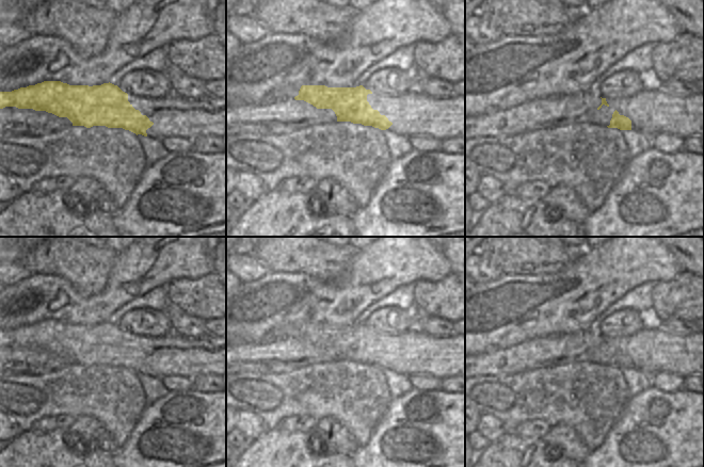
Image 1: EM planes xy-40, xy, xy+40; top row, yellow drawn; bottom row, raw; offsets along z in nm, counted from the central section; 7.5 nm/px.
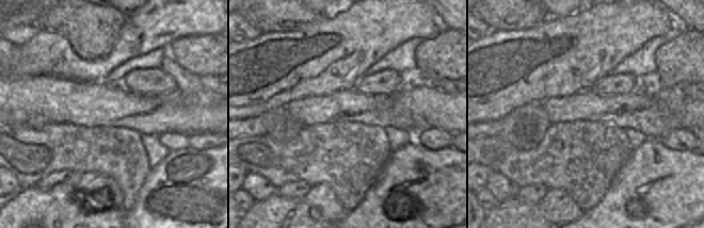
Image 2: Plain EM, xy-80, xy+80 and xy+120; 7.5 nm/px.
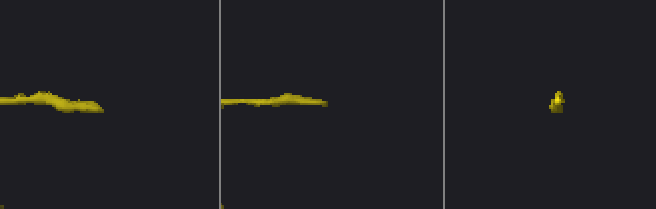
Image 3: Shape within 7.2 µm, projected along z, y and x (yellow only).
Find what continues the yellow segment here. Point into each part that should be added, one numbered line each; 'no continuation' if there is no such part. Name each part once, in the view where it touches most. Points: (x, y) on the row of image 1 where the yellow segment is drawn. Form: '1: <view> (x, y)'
1: xy-40 (173, 115)

